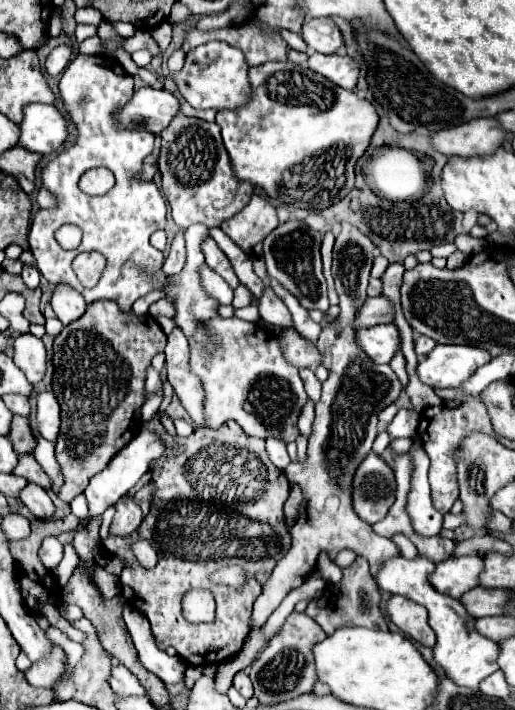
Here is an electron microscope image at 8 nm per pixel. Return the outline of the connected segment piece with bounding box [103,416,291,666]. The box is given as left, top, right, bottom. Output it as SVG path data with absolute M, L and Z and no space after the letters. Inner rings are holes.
M153 416L149 422L143 422L145 430L155 430L155 434L165 442L165 452L153 460L151 464L151 484L155 486L153 490L153 500L151 500L151 512L149 516L141 522L137 534L145 540L151 542L151 546L155 548L159 562L155 568L145 570L137 560L133 560L133 552L129 542L121 542L123 546L117 546L117 538L115 536L107 536L107 540L103 540L105 550L109 554L117 554L123 560L127 560L127 568L121 574L121 590L123 596L127 598L127 602L137 608L139 612L143 612L149 618L151 624L151 634L155 638L157 648L165 650L169 646L173 646L177 650L177 656L181 660L185 660L191 666L207 666L207 664L217 664L223 662L231 656L235 656L247 634L251 628L251 606L255 602L255 598L261 594L261 584L255 580L257 572L271 572L273 566L277 564L277 560L281 560L281 556L285 556L285 552L289 552L291 548L291 536L289 530L285 526L285 516L283 516L283 504L289 498L289 480L285 476L283 470L279 470L267 456L265 452L265 440L257 440L247 436L241 426L237 426L235 422L225 422L221 428L217 430L209 430L209 428L201 428L195 430L189 438L187 438L187 448L185 454L181 456L173 456L171 443L174 437L170 436L157 416ZM245 492L253 492L253 498L249 502L245 502ZM217 504L223 504L223 512L229 512L227 518L227 532L223 530L223 534L219 534L221 530L217 530L215 540L205 542L209 548L203 548L203 552L199 552L199 560L197 560L197 536L201 536L201 528L209 528L209 518L213 516L213 512L209 514L207 510L215 510L217 516L221 516L221 508L217 508ZM227 564L239 564L247 570L247 584L241 592L225 588L225 586L213 586L209 582L209 574L221 566ZM189 588L207 588L211 590L211 594L215 596L217 602L217 612L215 612L215 620L209 624L191 624L181 616L181 598Z

